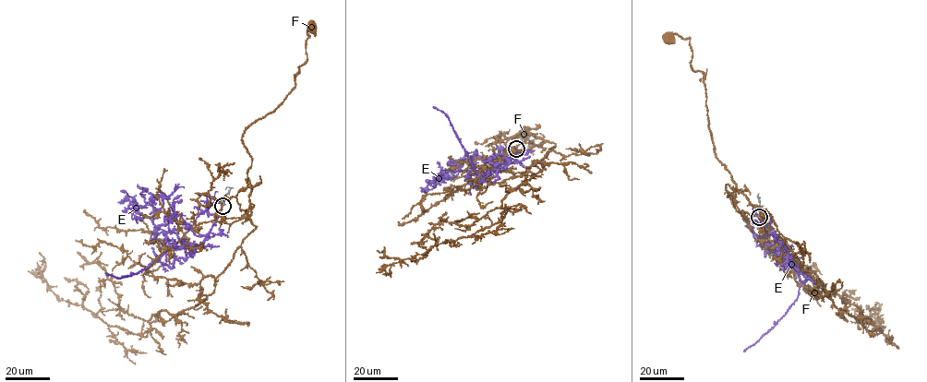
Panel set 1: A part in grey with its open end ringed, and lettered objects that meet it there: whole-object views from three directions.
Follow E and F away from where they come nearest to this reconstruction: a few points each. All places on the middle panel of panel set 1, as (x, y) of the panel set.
E: (516, 151), (503, 154), (516, 159), (492, 164), (476, 158), (474, 171), (462, 171), (459, 161), (433, 183)
F: (516, 149), (545, 142), (530, 134), (504, 137), (525, 137), (530, 150), (533, 140), (527, 152), (524, 133)

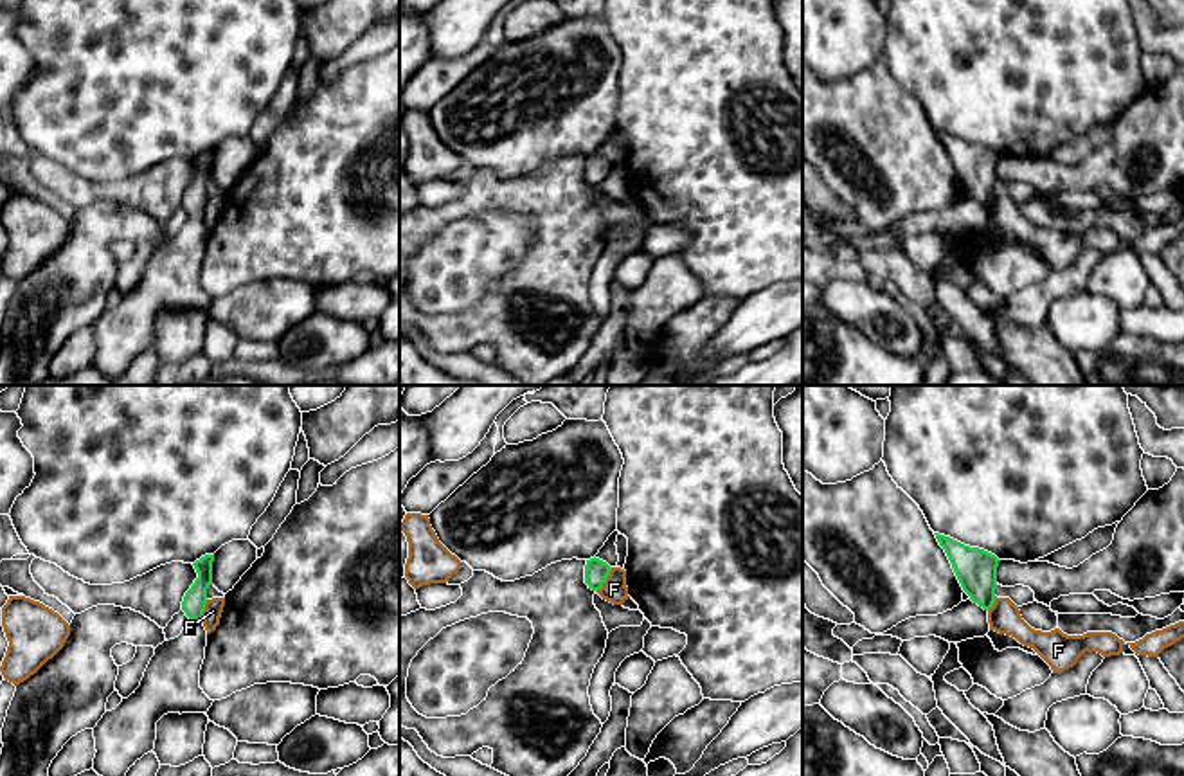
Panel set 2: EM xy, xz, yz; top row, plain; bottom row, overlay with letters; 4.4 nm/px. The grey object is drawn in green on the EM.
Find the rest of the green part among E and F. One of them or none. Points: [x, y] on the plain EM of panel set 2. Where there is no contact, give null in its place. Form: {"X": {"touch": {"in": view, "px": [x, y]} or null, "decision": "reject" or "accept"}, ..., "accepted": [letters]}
{"E": {"touch": null, "decision": "reject"}, "F": {"touch": {"in": "xz", "px": [605, 177]}, "decision": "reject"}, "accepted": []}

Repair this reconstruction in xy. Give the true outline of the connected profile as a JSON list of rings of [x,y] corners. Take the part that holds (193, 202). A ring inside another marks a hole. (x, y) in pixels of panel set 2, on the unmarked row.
[[[205,151],[193,162],[198,175],[185,189],[182,207],[189,214],[182,230],[155,245],[140,283],[103,311],[94,324],[94,367],[112,380],[144,351],[153,349],[157,319],[167,310],[205,310],[212,302],[200,284],[200,266],[205,256],[207,227],[202,220],[207,185],[212,182],[214,151]]]

